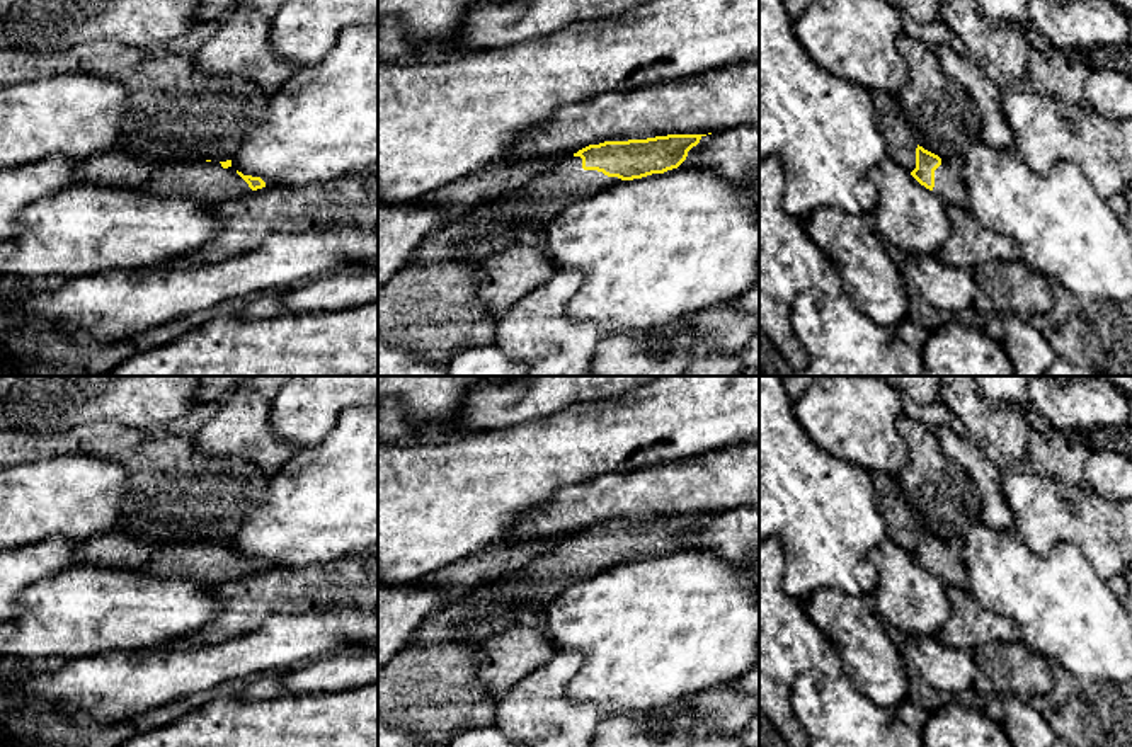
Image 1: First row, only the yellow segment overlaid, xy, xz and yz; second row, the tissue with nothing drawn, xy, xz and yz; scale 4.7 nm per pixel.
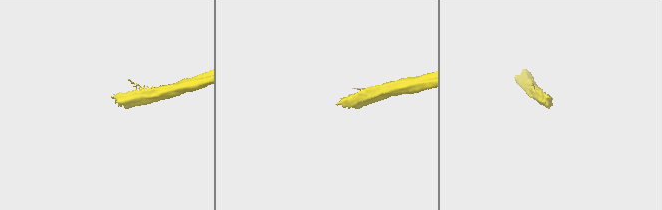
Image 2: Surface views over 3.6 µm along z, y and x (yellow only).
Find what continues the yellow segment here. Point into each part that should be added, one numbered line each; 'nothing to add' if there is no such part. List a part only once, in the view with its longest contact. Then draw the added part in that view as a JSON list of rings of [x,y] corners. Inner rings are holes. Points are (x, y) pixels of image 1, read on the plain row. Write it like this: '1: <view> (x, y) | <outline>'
1: xz (533, 586) | [[[565,536],[553,550],[497,579],[502,587],[495,602],[506,606],[517,623],[535,621],[536,611],[565,589],[620,563],[597,551],[584,551],[580,538]]]

